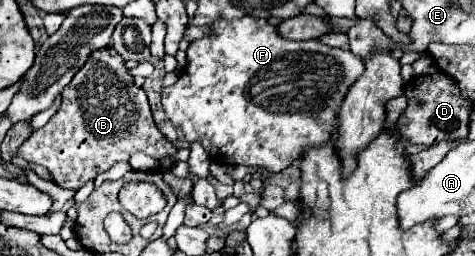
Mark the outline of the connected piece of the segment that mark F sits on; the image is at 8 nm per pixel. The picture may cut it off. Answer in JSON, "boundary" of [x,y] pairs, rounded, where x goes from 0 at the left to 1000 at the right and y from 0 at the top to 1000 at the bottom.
{"boundary":[[[514,63],[505,78],[455,78],[455,94],[446,94],[446,141],[425,141],[421,156],[400,164],[392,211],[396,211],[396,242],[392,266],[379,281],[371,328],[345,344],[341,359],[341,414],[349,453],[358,461],[358,477],[383,508],[392,555],[421,555],[429,570],[429,586],[438,594],[446,633],[467,625],[467,637],[480,645],[516,645],[516,648],[552,648],[564,656],[568,672],[594,672],[598,656],[606,656],[619,625],[636,617],[636,594],[644,594],[648,570],[657,578],[674,578],[682,563],[691,563],[699,547],[699,523],[707,508],[707,445],[724,398],[724,375],[733,367],[733,344],[741,344],[741,328],[766,289],[766,234],[749,211],[741,211],[737,195],[724,188],[699,188],[686,180],[669,156],[636,156],[636,164],[611,164],[598,156],[589,141],[581,141],[581,109],[560,94],[556,70],[539,70],[539,63]]]}

